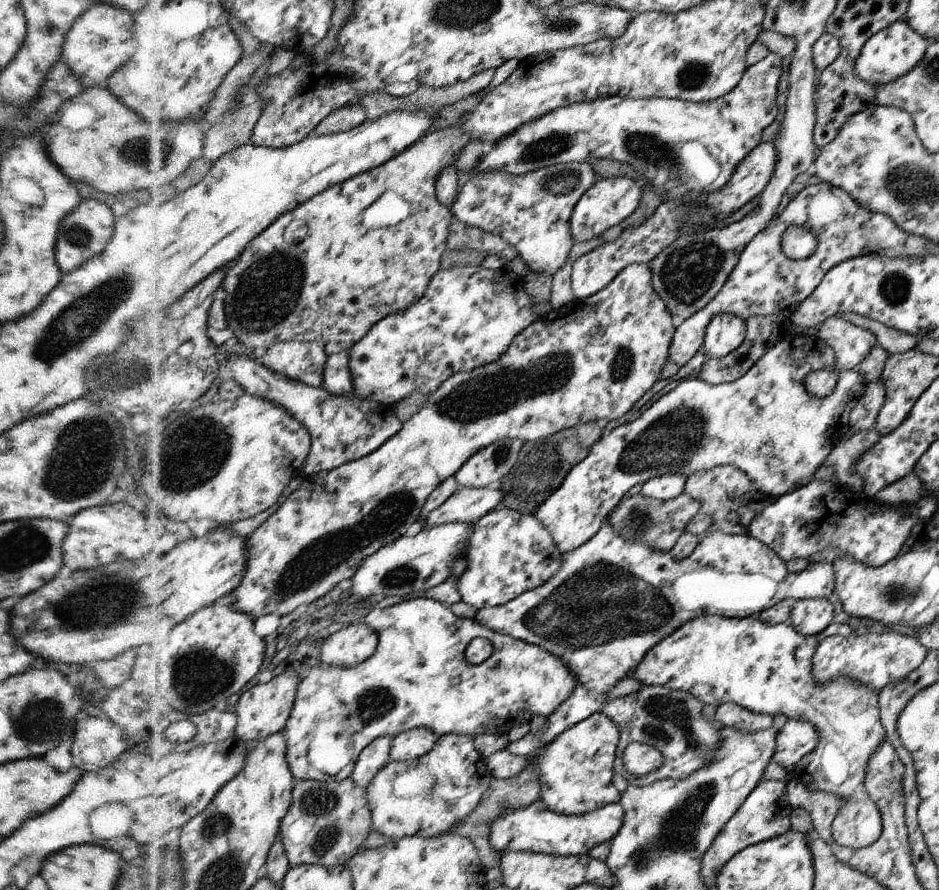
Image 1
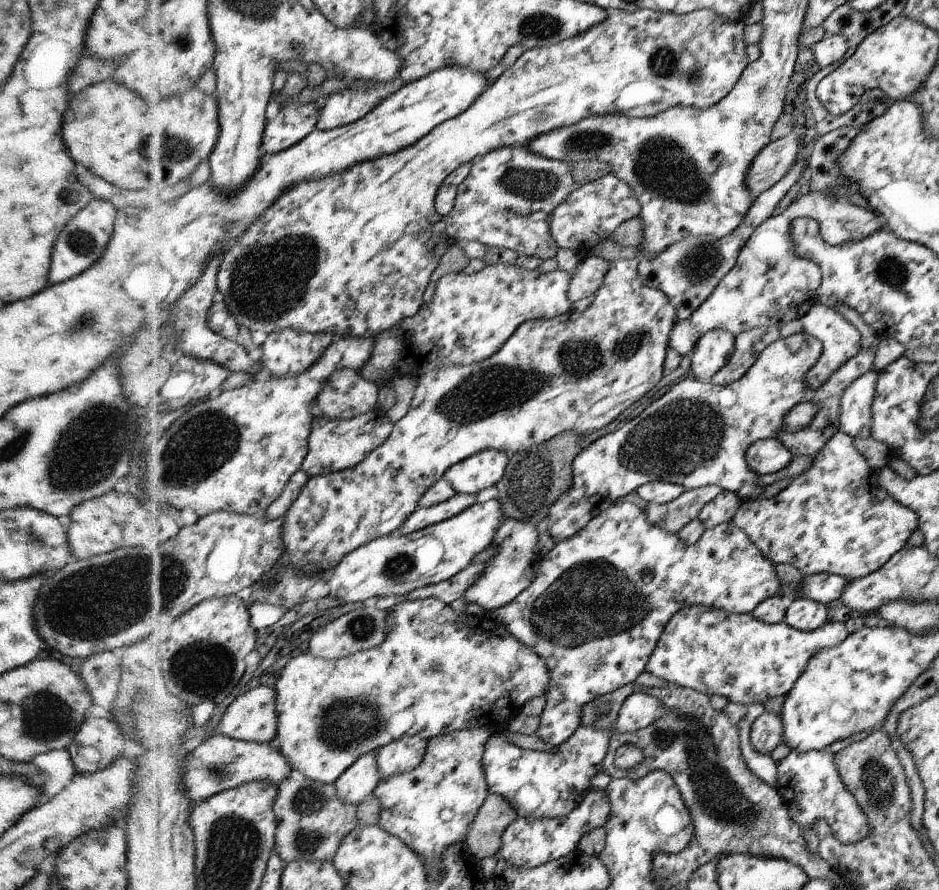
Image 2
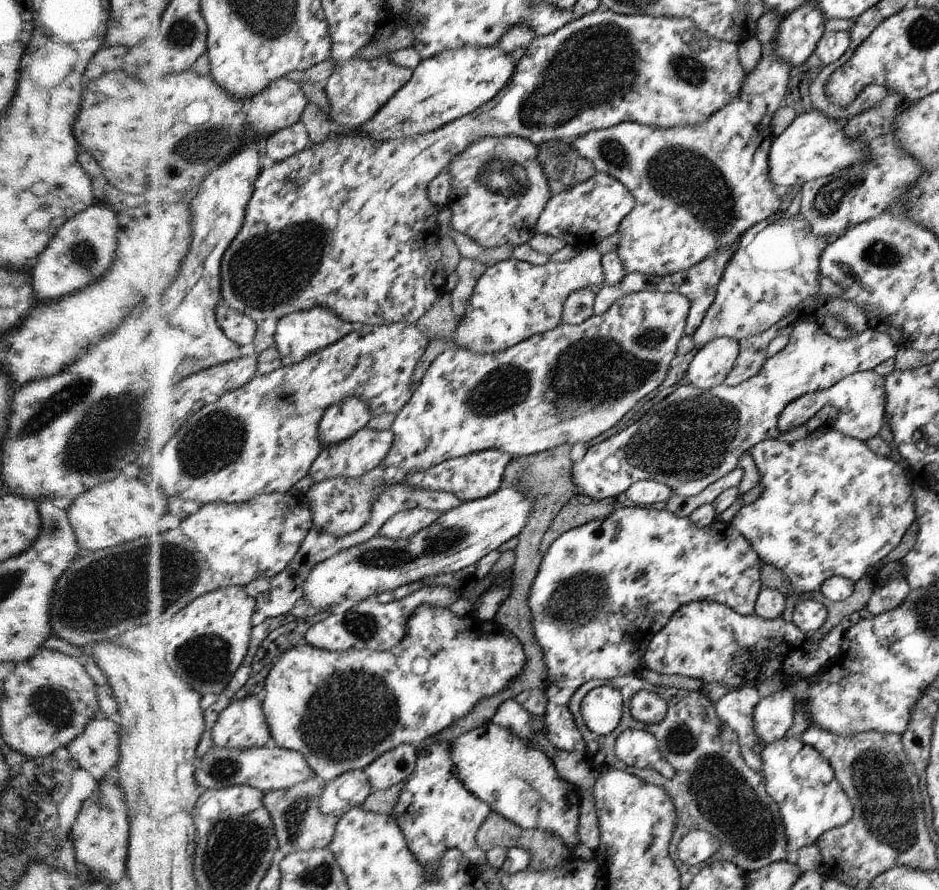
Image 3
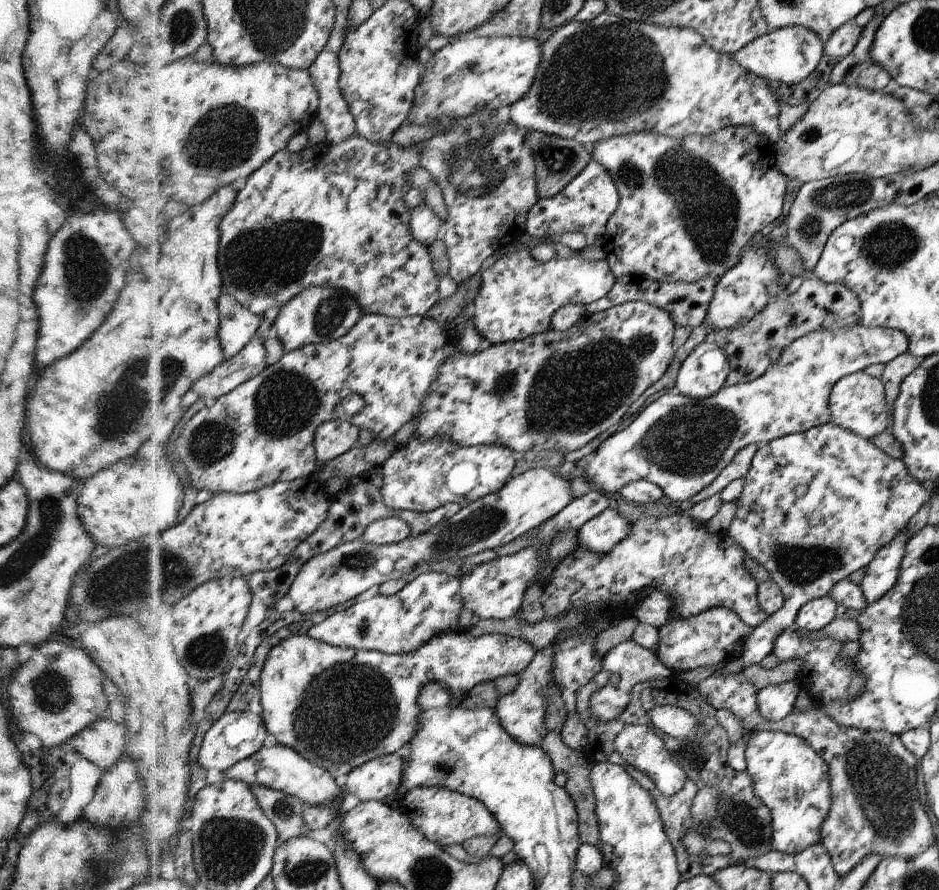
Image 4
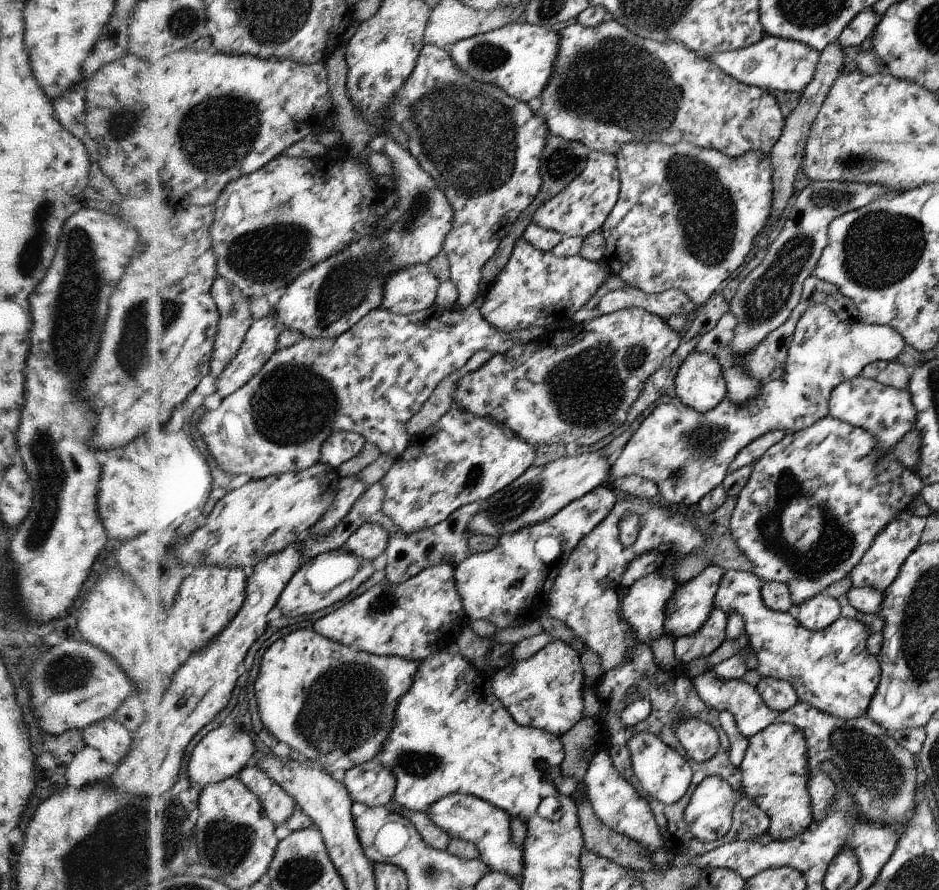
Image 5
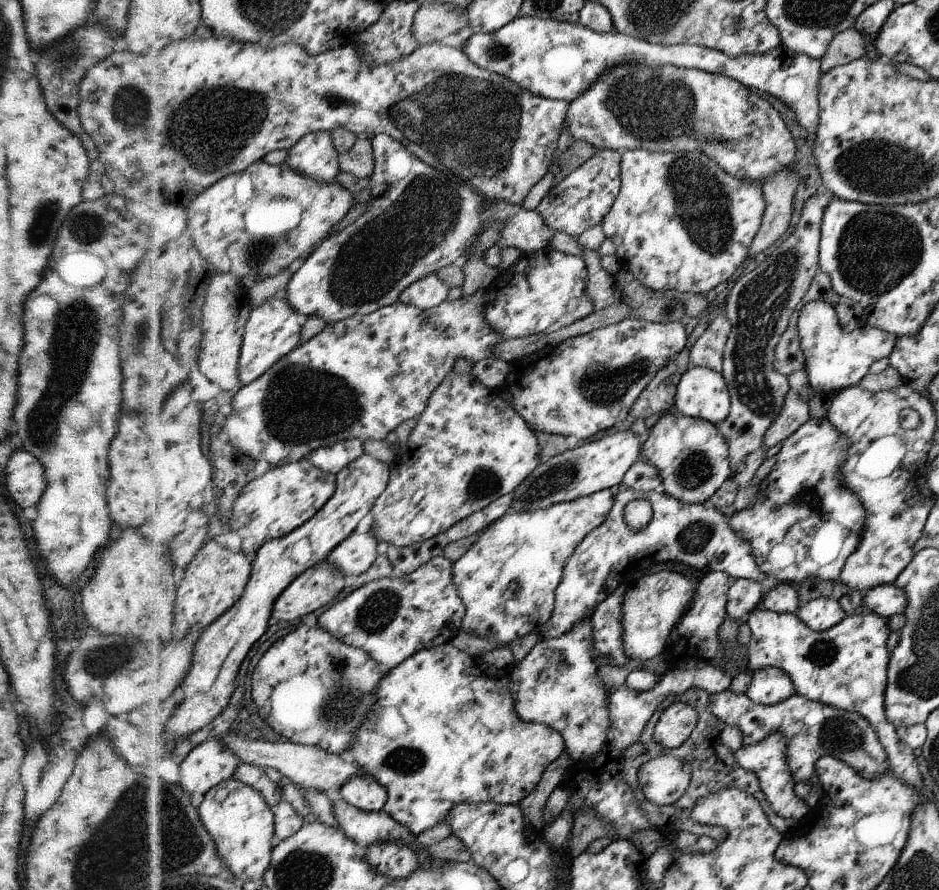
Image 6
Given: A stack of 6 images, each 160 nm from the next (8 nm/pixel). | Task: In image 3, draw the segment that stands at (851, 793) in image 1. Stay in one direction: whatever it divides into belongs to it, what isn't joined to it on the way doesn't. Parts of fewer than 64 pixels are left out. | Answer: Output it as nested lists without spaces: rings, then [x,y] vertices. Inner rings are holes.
[[[692,602],[677,613],[661,632],[657,633],[649,643],[644,661],[646,669],[673,676],[696,678],[710,684],[724,684],[728,691],[744,688],[744,686],[758,687],[768,678],[774,678],[779,674],[785,686],[788,686],[796,674],[802,674],[804,678],[817,675],[825,665],[841,651],[841,641],[844,636],[842,626],[838,625],[828,632],[822,640],[817,640],[814,634],[806,634],[800,631],[790,620],[764,619],[754,616],[737,614],[732,607],[717,602]],[[783,737],[777,742],[765,744],[761,758],[760,771],[765,776],[765,787],[781,808],[788,839],[788,861],[796,863],[800,848],[819,841],[828,830],[850,822],[850,818],[853,818],[853,802],[836,780],[828,760],[799,738]]]

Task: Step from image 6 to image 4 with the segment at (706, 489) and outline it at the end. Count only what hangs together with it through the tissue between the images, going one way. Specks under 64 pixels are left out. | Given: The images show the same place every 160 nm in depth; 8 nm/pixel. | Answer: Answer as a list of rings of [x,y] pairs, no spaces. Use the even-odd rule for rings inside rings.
[[[858,324],[837,331],[810,331],[785,346],[780,357],[756,381],[724,387],[708,398],[695,399],[672,392],[663,394],[646,406],[627,428],[617,430],[598,446],[592,460],[583,468],[584,477],[594,489],[607,495],[619,492],[631,482],[648,479],[661,487],[670,500],[690,501],[712,484],[745,446],[754,443],[763,445],[831,421],[832,390],[842,377],[868,369],[870,365],[886,365],[908,348],[907,334],[888,327],[865,327]]]

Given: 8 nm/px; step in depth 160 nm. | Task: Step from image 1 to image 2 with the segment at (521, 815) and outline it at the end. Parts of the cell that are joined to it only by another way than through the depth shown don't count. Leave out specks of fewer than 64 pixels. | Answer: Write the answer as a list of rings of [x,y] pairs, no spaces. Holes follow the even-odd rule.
[[[590,790],[585,801],[567,816],[554,818],[554,820],[518,817],[517,821],[505,831],[501,842],[500,855],[506,862],[509,861],[512,866],[518,866],[518,868],[541,866],[546,862],[563,858],[577,850],[580,838],[586,832],[594,830],[594,828],[604,827],[608,816],[610,816],[608,796],[604,794],[604,791]]]

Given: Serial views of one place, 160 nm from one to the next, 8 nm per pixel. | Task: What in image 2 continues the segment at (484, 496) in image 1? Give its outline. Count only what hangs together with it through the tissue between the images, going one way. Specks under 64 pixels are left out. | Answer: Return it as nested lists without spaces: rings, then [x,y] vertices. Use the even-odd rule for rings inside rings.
[[[457,493],[452,499],[441,504],[414,510],[413,514],[410,514],[408,521],[399,529],[395,534],[408,535],[412,532],[433,526],[434,524],[453,518],[456,514],[460,514],[464,508],[472,506],[476,502],[476,495],[460,494]]]

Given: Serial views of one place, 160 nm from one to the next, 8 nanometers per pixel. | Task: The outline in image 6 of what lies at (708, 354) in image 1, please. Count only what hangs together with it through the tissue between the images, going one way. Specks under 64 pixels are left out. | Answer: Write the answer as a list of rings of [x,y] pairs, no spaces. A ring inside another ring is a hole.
[[[690,366],[680,377],[674,397],[676,414],[719,425],[729,416],[732,395],[724,375],[707,366]]]

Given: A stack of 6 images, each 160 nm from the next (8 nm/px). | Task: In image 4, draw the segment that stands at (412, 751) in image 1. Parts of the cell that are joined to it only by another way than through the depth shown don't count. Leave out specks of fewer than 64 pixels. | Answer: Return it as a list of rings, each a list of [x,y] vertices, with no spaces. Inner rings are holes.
[[[400,752],[374,759],[353,770],[346,786],[362,801],[391,801],[400,794],[403,763]]]

